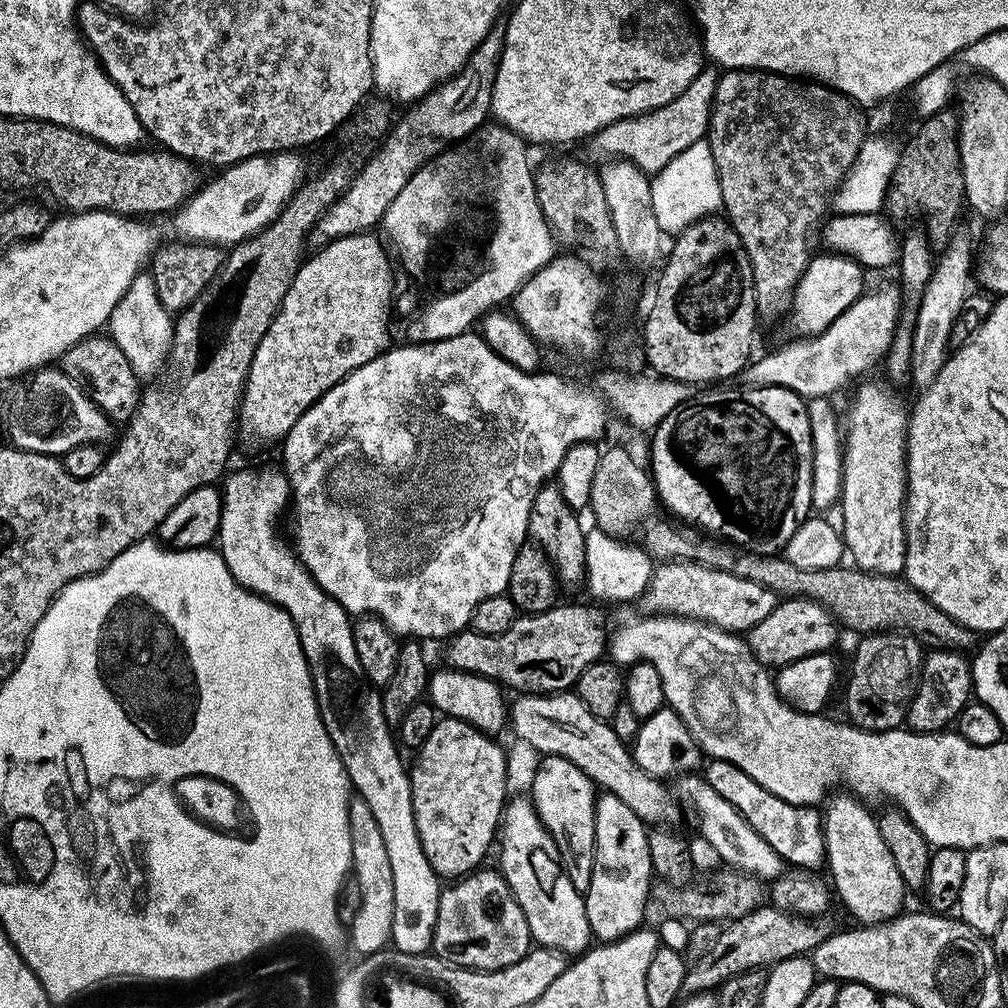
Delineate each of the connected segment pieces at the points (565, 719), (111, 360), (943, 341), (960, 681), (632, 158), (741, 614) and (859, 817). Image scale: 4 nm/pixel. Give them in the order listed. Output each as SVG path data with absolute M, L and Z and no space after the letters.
M575 691L520 694L515 698L517 700L513 699L510 704L510 728L516 731L517 741L528 743L544 756L561 756L574 762L593 784L605 793L622 798L645 825L664 826L676 822L672 820L678 819L680 812L669 785L663 779L648 776L636 764L629 745L620 741L619 734L610 726L612 724L596 717Z
M107 334L87 336L66 350L62 357L62 371L69 380L83 388L84 393L114 422L131 420L142 403L140 377L134 374L130 362L126 362L126 354L122 354L122 350Z
M961 234L953 235L952 239L948 241L947 244L943 245L941 254L939 253L938 259L935 261L933 270L932 270L932 280L928 283L928 287L924 290L924 297L922 298L922 302L920 303L920 309L918 310L918 314L914 318L914 323L916 325L916 330L914 332L914 346L912 347L912 375L910 377L911 383L917 384L917 389L923 390L928 388L936 378L938 378L938 374L942 370L944 363L948 361L948 357L950 355L950 342L951 342L951 331L954 330L954 324L959 318L959 314L963 311L963 302L970 295L970 288L968 288L968 276L970 280L970 275L972 272L972 263L974 260L974 252L972 256L972 244L967 240L966 237L960 236Z
M936 648L924 658L920 688L908 708L906 724L914 732L942 732L957 719L974 696L972 666L964 652L952 652L949 648Z
M712 66L705 67L698 74L698 78L694 78L694 82L690 82L690 86L686 86L686 90L678 94L678 98L674 98L674 102L666 102L666 106L658 110L643 112L641 116L622 118L606 126L591 137L593 154L608 156L604 158L629 160L631 164L637 164L645 174L663 171L682 150L707 137L717 79L717 69Z
M670 560L655 565L651 578L643 590L643 611L648 614L683 616L689 620L702 620L727 632L747 634L762 618L770 614L778 603L774 590L746 578L738 578L692 560Z
M851 794L843 795L833 795L827 801L828 809L822 812L826 869L832 875L830 884L835 895L837 892L841 902L848 907L849 914L856 919L853 921L864 926L885 924L901 915L906 885L882 838L879 819L868 813L867 803Z

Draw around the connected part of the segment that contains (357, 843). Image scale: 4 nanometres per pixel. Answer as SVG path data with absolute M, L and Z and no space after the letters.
M359 798L353 799L350 804L350 834L352 835L351 871L354 873L354 878L362 890L362 906L358 909L358 918L354 918L354 922L350 925L350 935L355 938L357 947L361 948L360 954L362 958L367 958L383 953L383 948L385 947L387 949L392 939L392 923L394 922L394 870L390 870L390 857L386 854L386 845L382 842L382 834L378 834L378 822L374 822L374 814L370 814L370 806L366 806L366 802Z

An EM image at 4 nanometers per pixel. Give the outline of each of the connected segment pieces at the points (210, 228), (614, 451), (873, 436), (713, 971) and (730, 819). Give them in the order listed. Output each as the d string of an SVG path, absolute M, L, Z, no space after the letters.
M289 150L251 156L228 165L176 209L171 220L173 230L180 235L177 237L184 242L235 246L258 234L278 218L305 179L304 160L300 156L303 155Z
M605 447L600 454L598 470L594 473L594 486L590 486L590 513L594 519L595 527L601 528L606 534L617 538L628 538L632 531L639 529L644 521L649 519L657 511L658 497L656 495L656 485L650 475L649 469L644 464L634 462L630 458L627 447L620 448Z
M891 383L884 384L864 384L856 392L856 397L852 400L852 409L848 412L848 426L846 422L846 443L843 445L843 466L844 479L841 490L838 508L844 511L844 524L842 523L842 535L847 555L852 556L851 563L860 568L863 572L873 572L874 574L886 574L887 576L899 576L904 571L906 562L906 548L908 538L906 526L904 525L904 507L908 502L908 417L909 409L904 408L904 400L899 396L897 389Z
M761 906L744 917L738 917L722 927L721 938L718 939L715 948L703 954L702 958L695 960L689 967L684 992L712 992L730 978L749 972L751 968L763 969L775 964L777 960L811 953L813 948L820 945L834 931L833 925L816 924L820 923L815 919L794 916L791 912L781 912L775 906Z
M681 775L676 781L678 782L676 788L674 784L675 795L681 801L684 799L696 811L700 822L699 835L704 836L705 840L710 842L715 850L718 850L721 861L729 869L747 873L761 882L771 882L785 875L784 859L773 850L770 842L766 842L766 838L762 838L753 830L750 822L746 822L746 818L742 818L738 810L734 810L734 806L730 806L730 802L726 802L726 798L722 798L722 794L718 794L718 790L714 790L704 781L703 775Z

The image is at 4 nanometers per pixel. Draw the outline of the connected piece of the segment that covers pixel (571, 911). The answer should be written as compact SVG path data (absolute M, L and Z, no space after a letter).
M517 795L507 801L501 817L498 848L499 844L499 871L524 912L531 939L539 947L551 948L554 952L583 953L593 939L583 895L574 890L574 882L566 878L558 846L538 818L529 797Z

